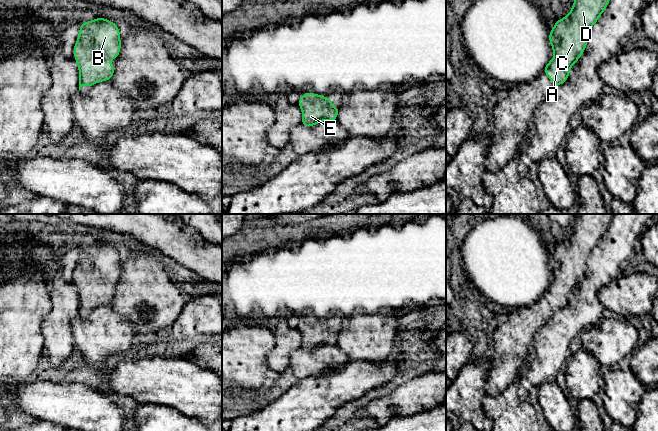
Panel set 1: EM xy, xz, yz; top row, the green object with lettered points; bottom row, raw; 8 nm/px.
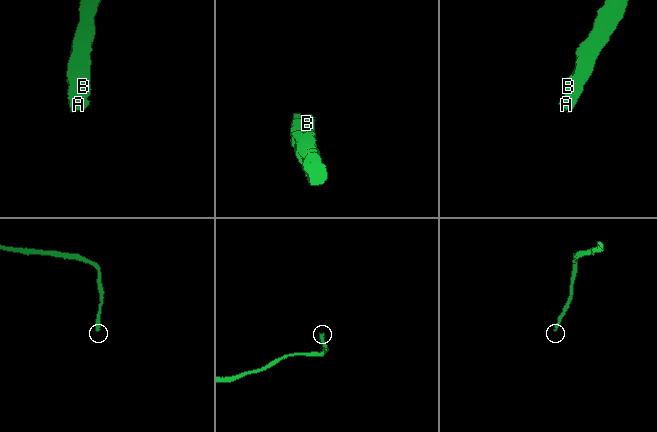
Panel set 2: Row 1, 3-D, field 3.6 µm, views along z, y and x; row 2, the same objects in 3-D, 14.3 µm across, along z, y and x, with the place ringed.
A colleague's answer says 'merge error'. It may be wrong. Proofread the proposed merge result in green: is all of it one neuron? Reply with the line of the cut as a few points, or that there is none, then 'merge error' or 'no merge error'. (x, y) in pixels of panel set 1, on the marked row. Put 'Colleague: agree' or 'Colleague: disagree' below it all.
cut none; no merge error
Colleague: disagree

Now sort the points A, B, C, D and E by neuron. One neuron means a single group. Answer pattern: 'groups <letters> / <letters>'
groups A B C D E

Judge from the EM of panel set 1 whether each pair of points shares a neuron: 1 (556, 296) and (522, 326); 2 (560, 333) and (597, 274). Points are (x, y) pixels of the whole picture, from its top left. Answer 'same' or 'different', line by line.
1: same
2: same

